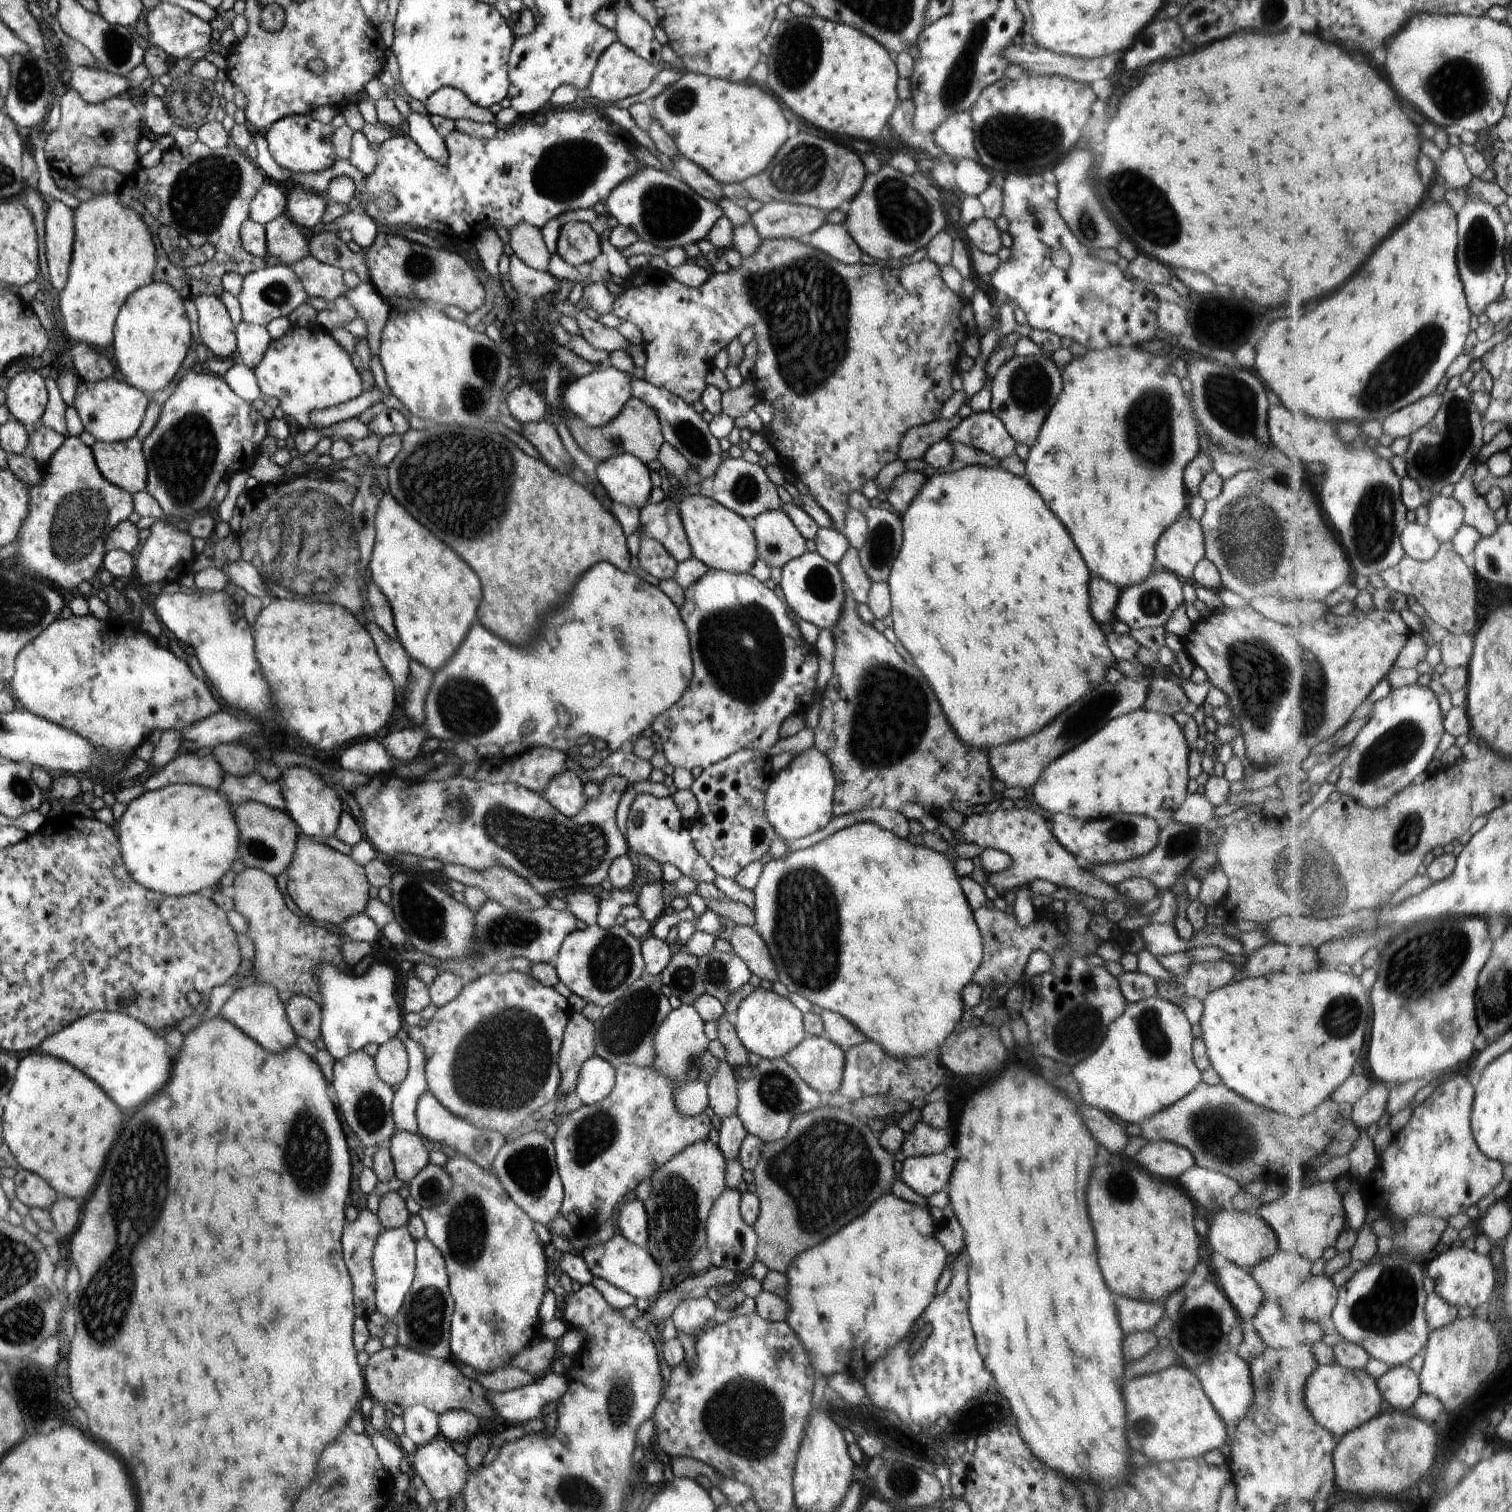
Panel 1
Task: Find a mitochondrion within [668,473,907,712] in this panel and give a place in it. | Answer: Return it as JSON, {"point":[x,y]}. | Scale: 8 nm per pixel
{"point":[741,647]}

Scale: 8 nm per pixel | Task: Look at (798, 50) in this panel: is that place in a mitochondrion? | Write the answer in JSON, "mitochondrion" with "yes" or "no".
{"mitochondrion":"yes"}

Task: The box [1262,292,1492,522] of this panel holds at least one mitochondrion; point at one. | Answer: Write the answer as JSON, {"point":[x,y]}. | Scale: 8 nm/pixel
{"point":[1401,370]}

